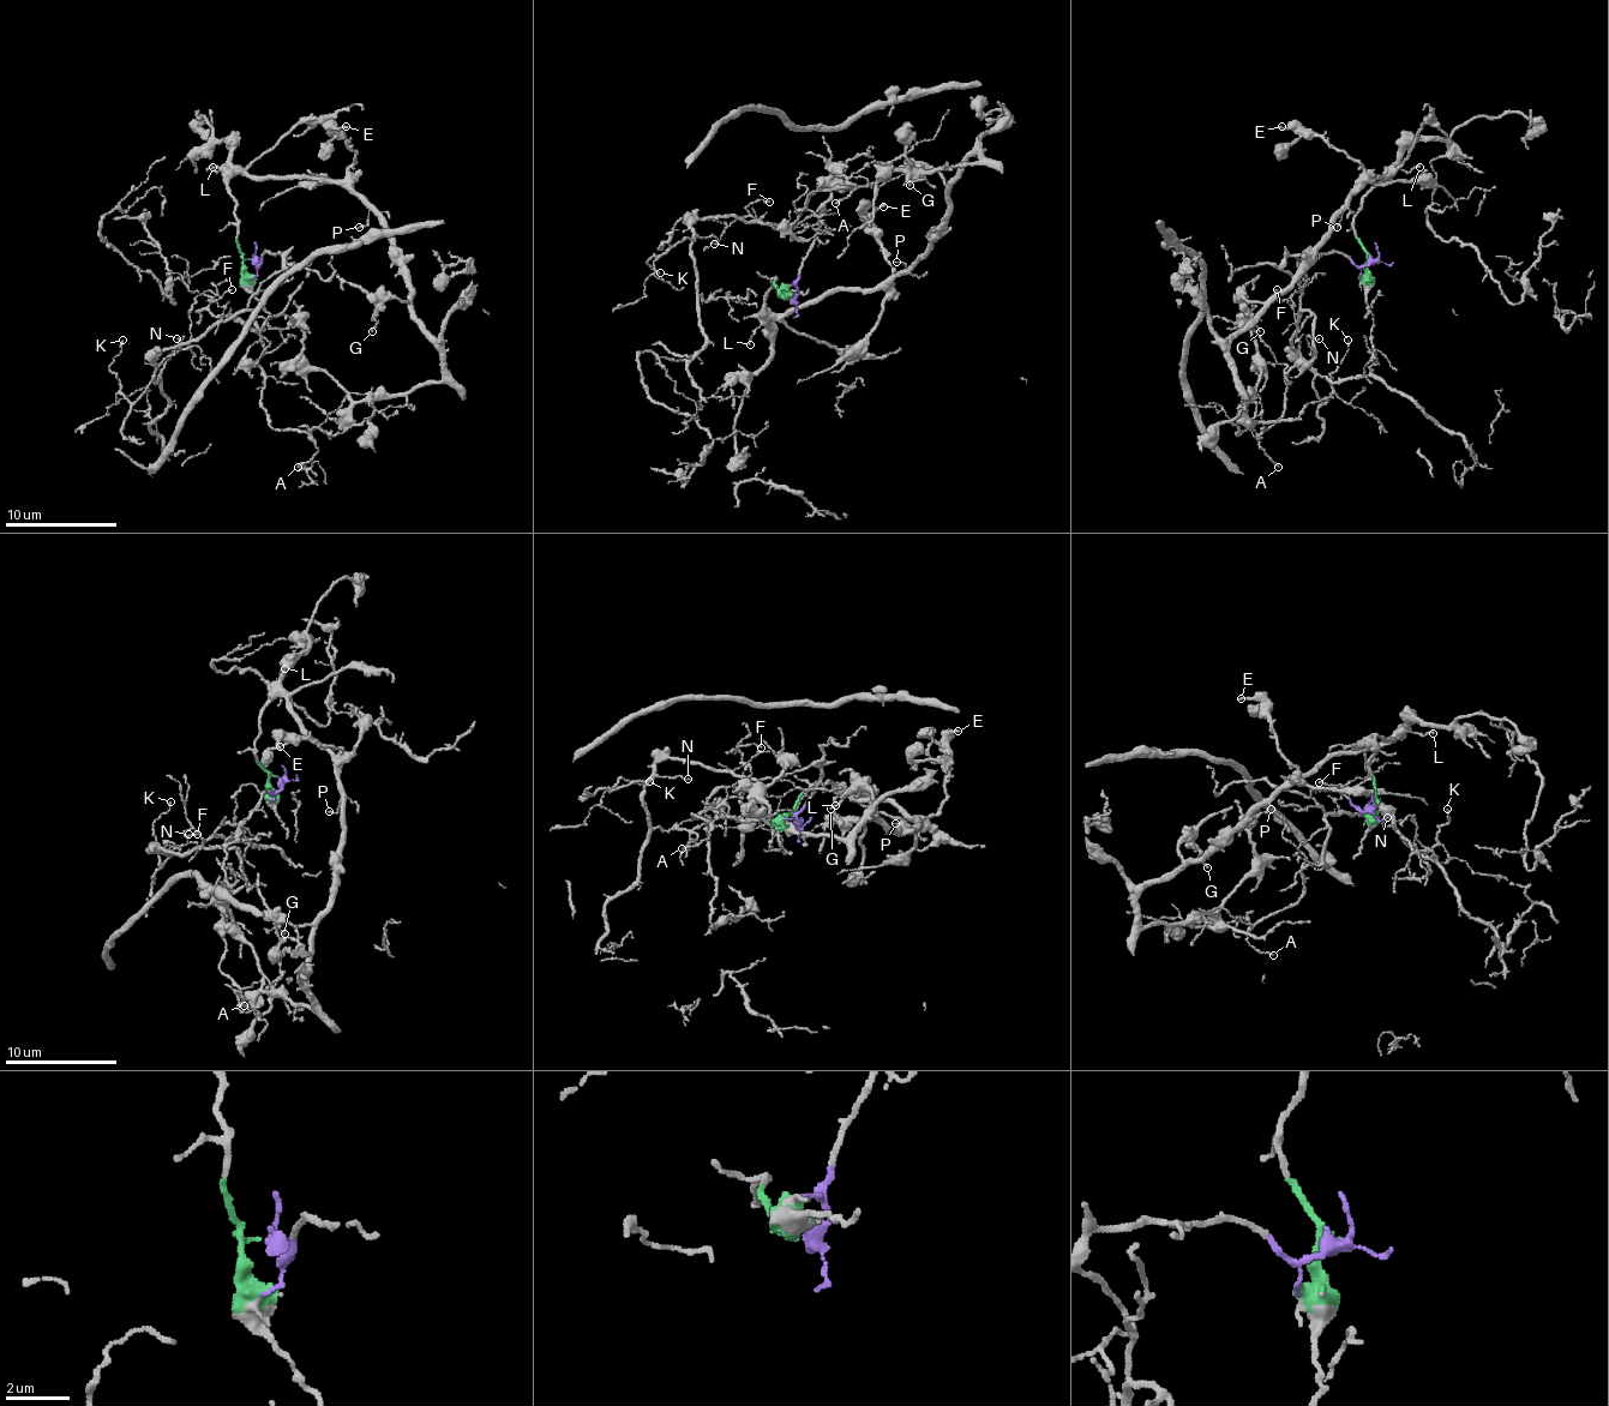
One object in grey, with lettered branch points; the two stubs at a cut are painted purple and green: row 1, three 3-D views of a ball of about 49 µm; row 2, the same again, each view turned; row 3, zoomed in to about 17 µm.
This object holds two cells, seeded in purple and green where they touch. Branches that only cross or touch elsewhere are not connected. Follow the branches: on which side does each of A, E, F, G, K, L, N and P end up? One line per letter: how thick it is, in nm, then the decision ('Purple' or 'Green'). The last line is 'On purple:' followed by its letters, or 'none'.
A: Thickness 140 nm. Purple
E: Thickness 190 nm. Green
F: Thickness 120 nm. Purple
G: Thickness 120 nm. Green
K: Thickness 120 nm. Purple
L: Thickness 120 nm. Green
N: Thickness 100 nm. Purple
P: Thickness 120 nm. Green
On purple: A, F, K, N

